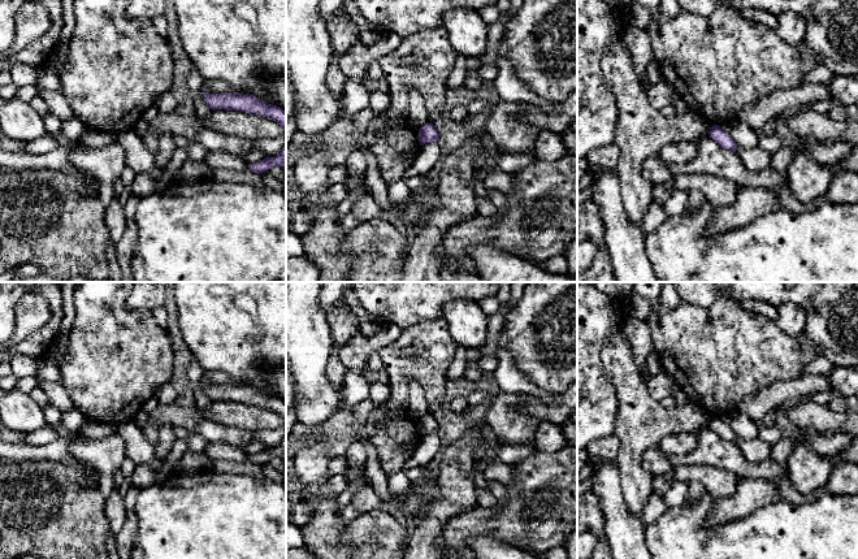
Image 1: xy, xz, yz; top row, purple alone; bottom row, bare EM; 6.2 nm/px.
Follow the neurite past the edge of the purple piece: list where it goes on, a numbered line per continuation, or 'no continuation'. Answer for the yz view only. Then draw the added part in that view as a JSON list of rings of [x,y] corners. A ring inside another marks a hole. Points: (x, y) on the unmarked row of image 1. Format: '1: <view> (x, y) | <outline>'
no continuation

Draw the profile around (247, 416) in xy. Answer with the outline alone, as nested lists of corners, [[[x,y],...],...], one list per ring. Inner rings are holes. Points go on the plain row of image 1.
[[[216,400],[202,413],[204,419],[217,424],[239,426],[251,432],[286,426],[286,421],[278,413],[240,402]]]

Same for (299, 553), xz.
[[[306,546],[286,550],[286,559],[317,559]]]

